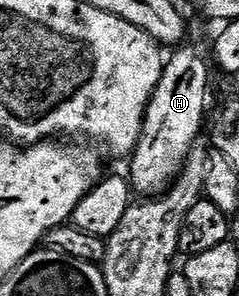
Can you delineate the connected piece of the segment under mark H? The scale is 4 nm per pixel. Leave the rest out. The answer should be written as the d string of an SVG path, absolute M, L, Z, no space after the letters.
M180 46L170 52L163 64L163 76L143 118L141 137L129 156L131 190L139 197L154 197L171 188L183 172L191 150L200 142L203 118L207 115L207 90L211 71L207 59L195 47Z

